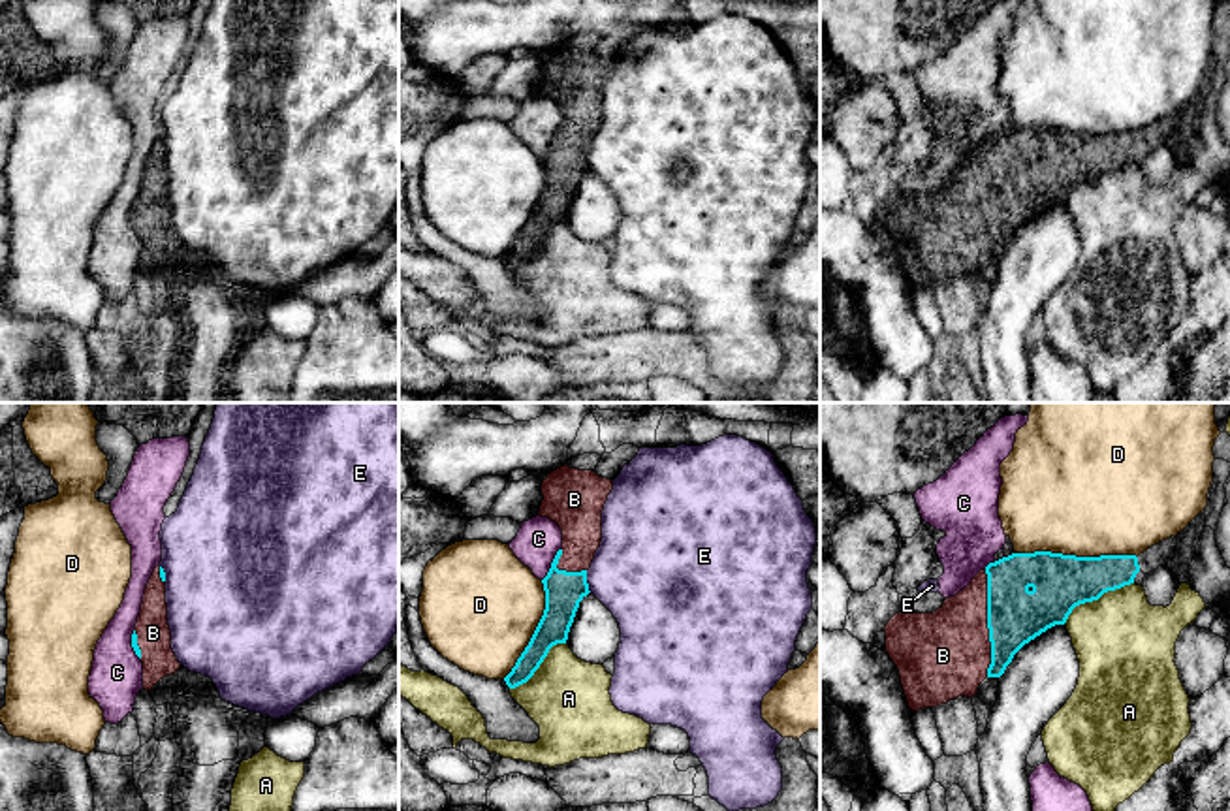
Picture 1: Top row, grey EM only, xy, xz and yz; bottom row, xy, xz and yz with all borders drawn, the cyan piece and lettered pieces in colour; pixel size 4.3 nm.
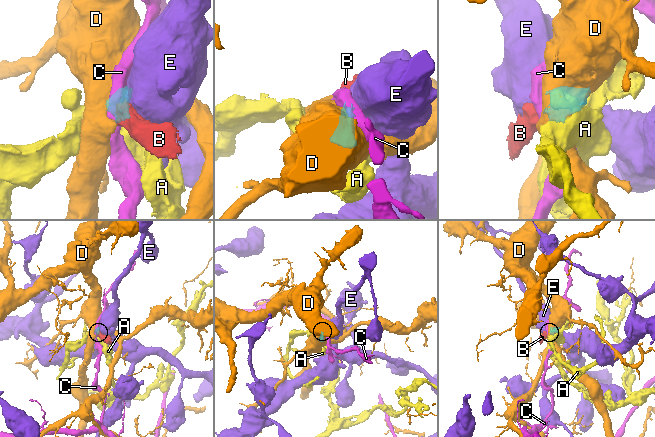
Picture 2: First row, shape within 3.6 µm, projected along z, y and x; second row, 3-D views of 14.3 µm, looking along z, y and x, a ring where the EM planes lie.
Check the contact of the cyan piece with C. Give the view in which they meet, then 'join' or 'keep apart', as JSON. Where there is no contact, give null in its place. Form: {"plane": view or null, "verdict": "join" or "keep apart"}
{"plane": "xz", "verdict": "keep apart"}

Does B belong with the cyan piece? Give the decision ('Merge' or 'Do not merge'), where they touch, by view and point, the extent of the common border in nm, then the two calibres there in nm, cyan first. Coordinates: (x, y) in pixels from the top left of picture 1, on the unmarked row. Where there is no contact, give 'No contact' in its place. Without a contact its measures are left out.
Merge. Touches cyan at yz (988, 202). Shared border 460 nm. Thickness 240 nm (cyan) against 380 nm

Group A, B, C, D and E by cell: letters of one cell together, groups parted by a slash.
A / B / C / D / E

